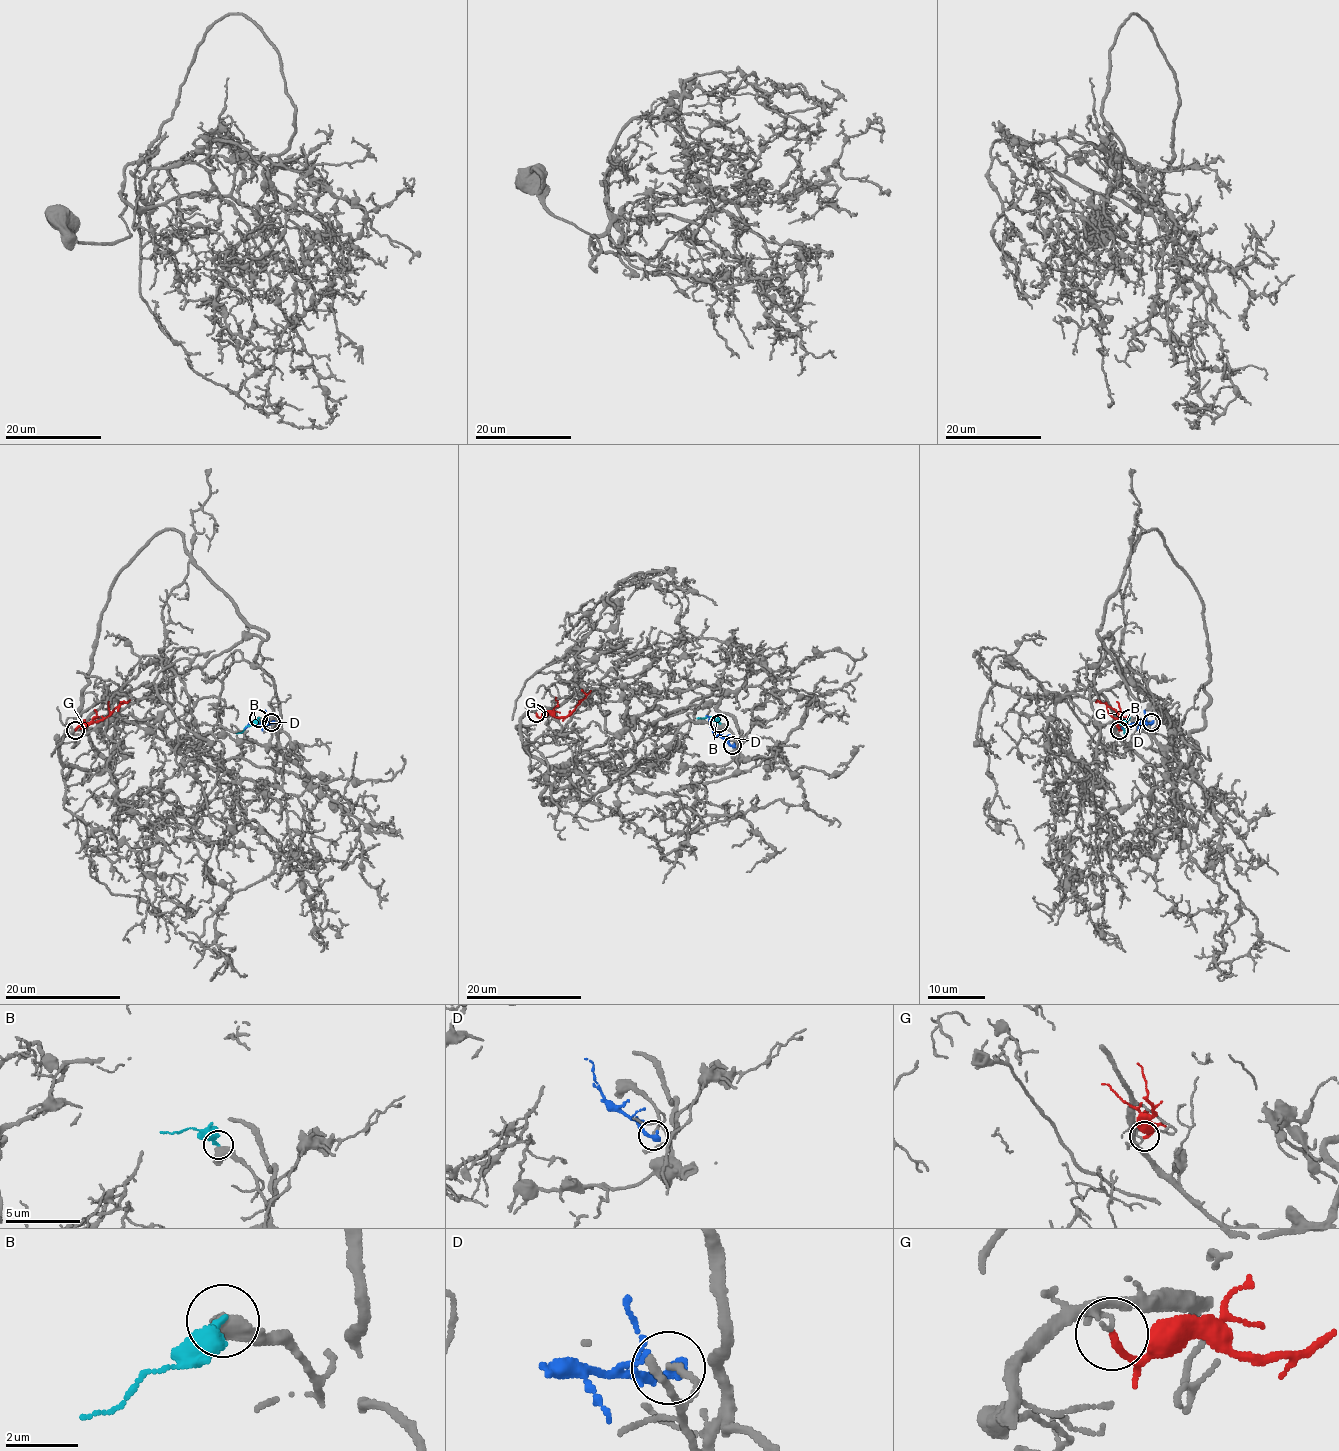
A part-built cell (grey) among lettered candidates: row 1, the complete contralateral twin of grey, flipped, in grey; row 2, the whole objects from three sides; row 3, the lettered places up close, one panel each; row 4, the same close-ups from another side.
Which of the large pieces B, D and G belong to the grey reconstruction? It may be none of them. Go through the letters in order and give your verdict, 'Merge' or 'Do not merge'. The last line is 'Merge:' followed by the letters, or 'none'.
B: Do not merge
D: Do not merge
G: Do not merge
Merge: none

